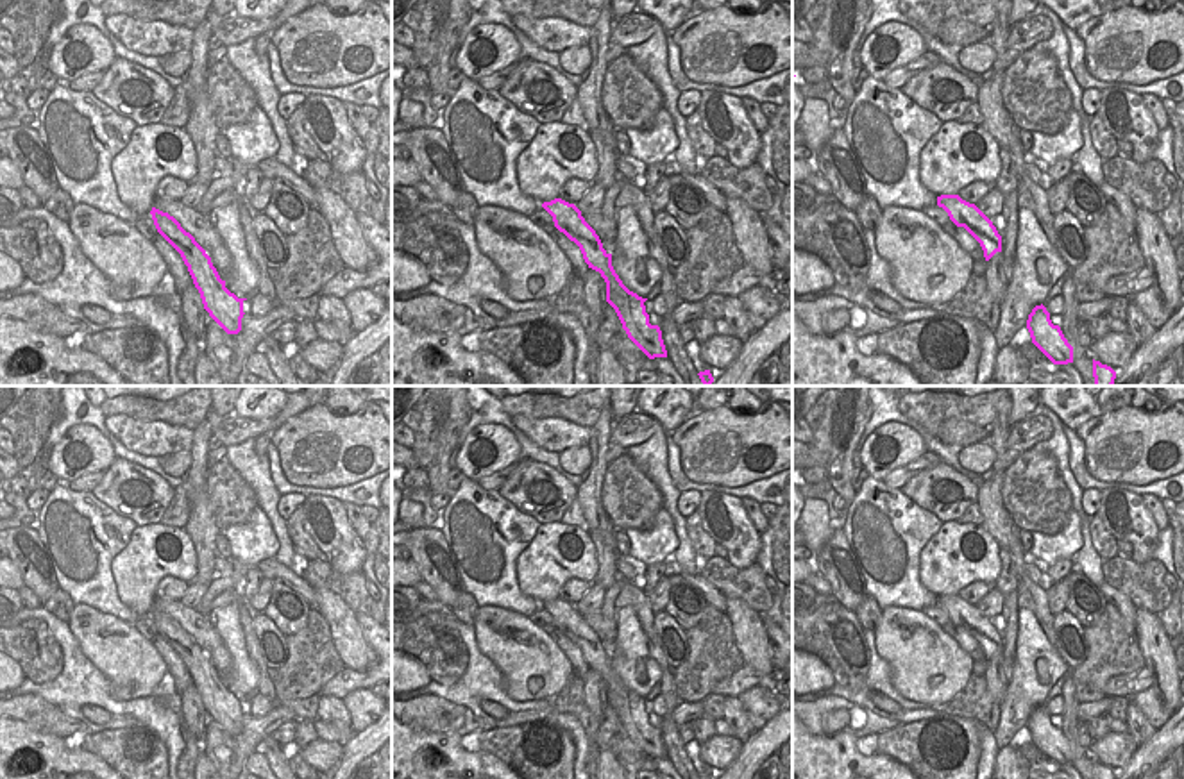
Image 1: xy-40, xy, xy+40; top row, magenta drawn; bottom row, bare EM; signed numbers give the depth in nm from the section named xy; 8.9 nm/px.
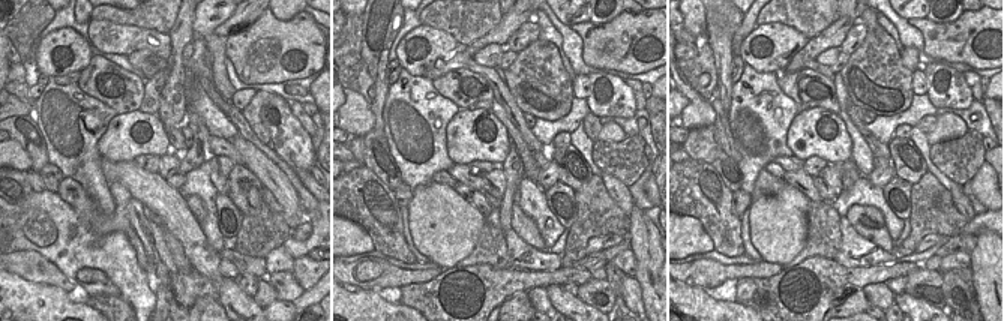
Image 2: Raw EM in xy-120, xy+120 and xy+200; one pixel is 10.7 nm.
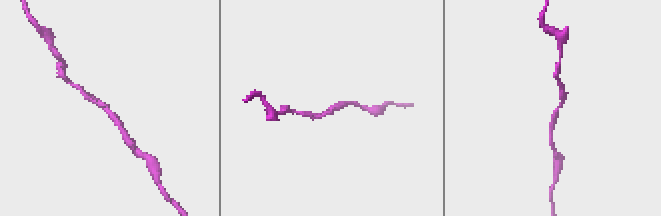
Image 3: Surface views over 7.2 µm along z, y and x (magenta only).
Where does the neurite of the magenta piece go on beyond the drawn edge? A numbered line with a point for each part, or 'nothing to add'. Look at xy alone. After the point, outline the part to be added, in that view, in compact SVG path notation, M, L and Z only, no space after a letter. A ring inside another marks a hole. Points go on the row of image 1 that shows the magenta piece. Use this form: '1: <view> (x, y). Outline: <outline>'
nothing to add.

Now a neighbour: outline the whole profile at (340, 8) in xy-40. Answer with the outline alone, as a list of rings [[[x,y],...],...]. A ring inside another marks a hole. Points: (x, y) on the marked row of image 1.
[[[324,0],[327,9],[336,16],[354,14],[365,0]]]

